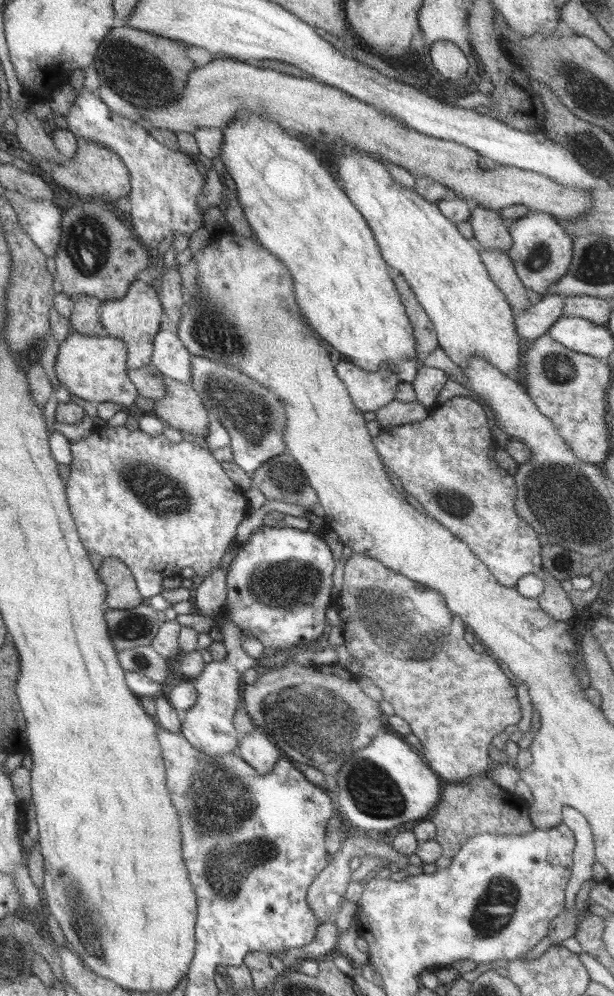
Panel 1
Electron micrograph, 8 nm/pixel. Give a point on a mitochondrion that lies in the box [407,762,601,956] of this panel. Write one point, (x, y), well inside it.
(494, 914)

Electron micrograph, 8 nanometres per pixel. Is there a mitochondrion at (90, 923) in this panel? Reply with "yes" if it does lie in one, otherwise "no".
yes

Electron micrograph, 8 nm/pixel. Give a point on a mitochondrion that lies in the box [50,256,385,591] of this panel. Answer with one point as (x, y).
(254, 415)

